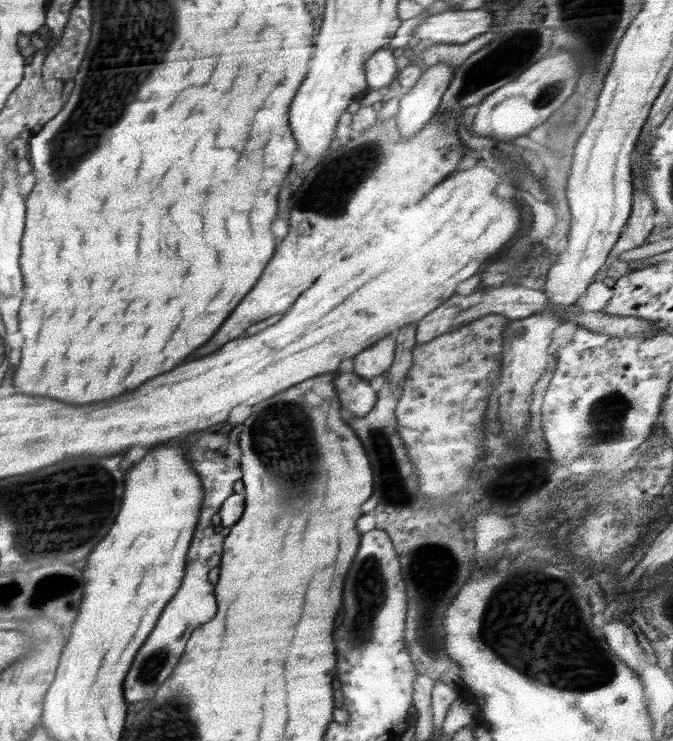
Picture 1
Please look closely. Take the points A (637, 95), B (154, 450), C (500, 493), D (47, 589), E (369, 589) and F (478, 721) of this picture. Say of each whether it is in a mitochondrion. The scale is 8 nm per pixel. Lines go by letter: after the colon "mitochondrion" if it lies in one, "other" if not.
A: other
B: other
C: other
D: mitochondrion
E: mitochondrion
F: other

